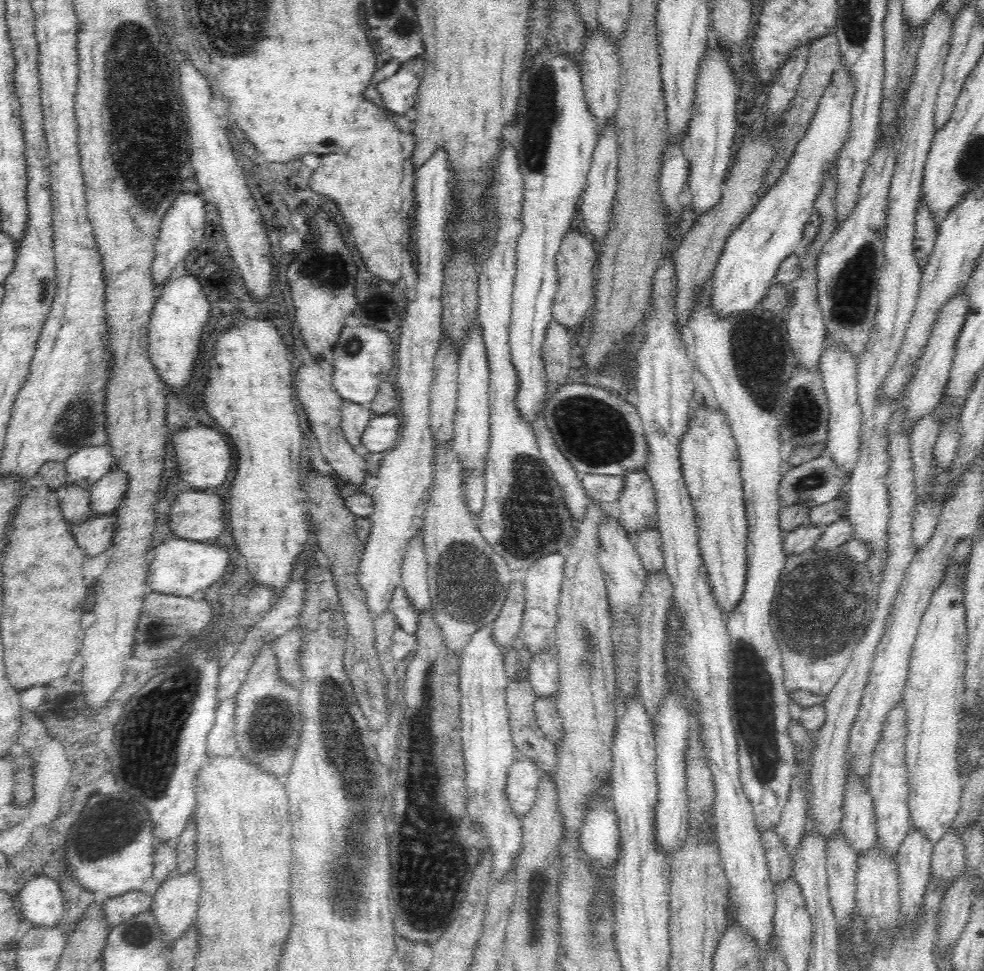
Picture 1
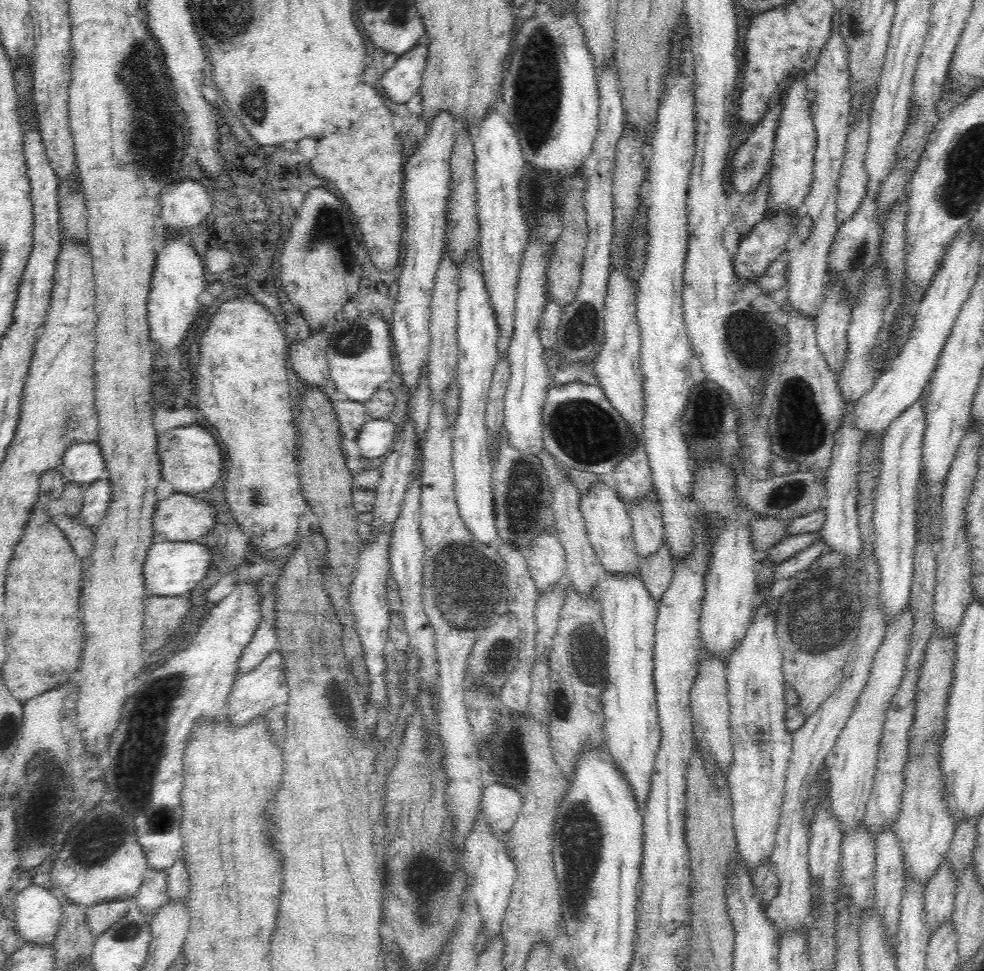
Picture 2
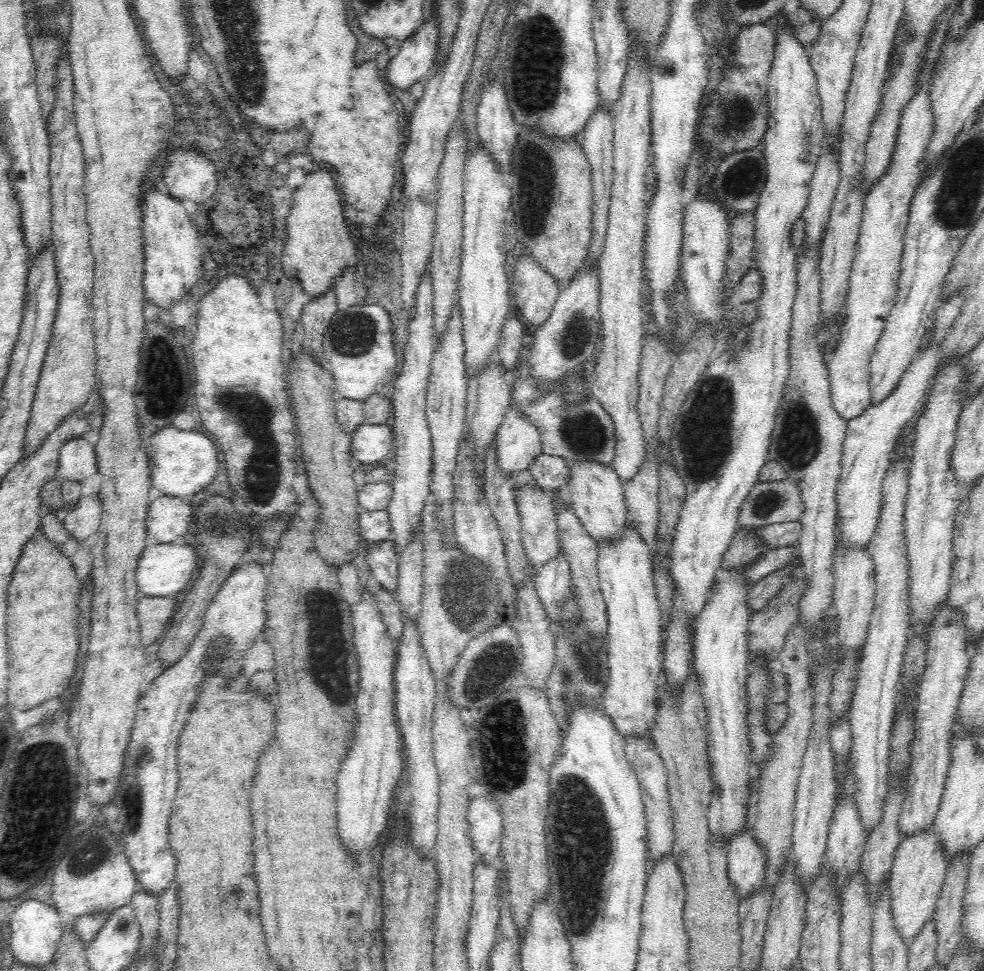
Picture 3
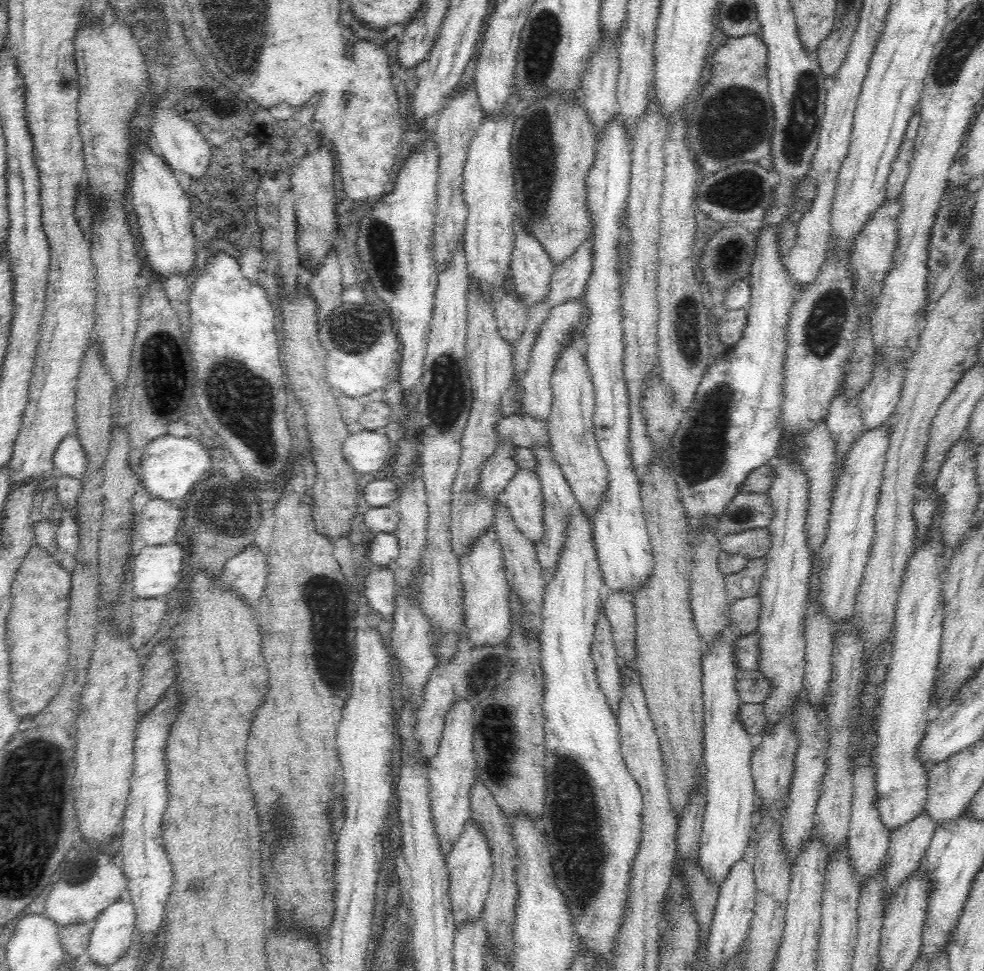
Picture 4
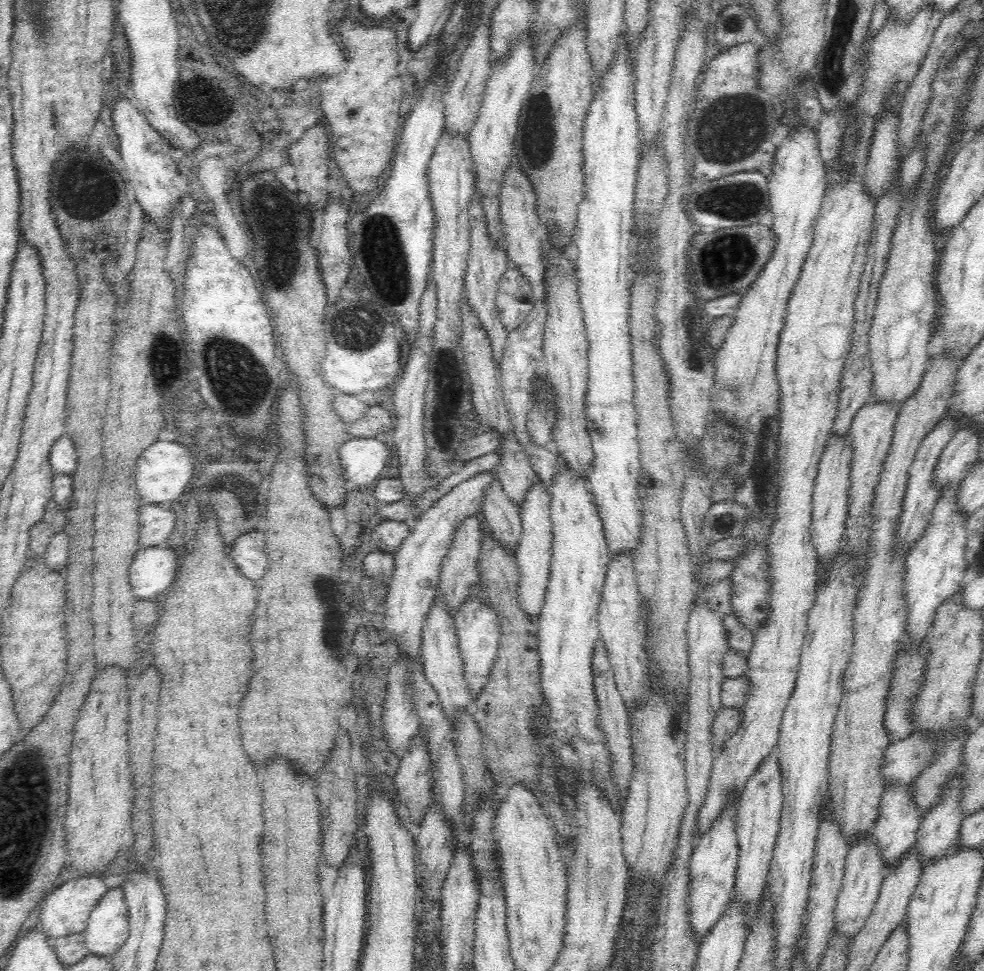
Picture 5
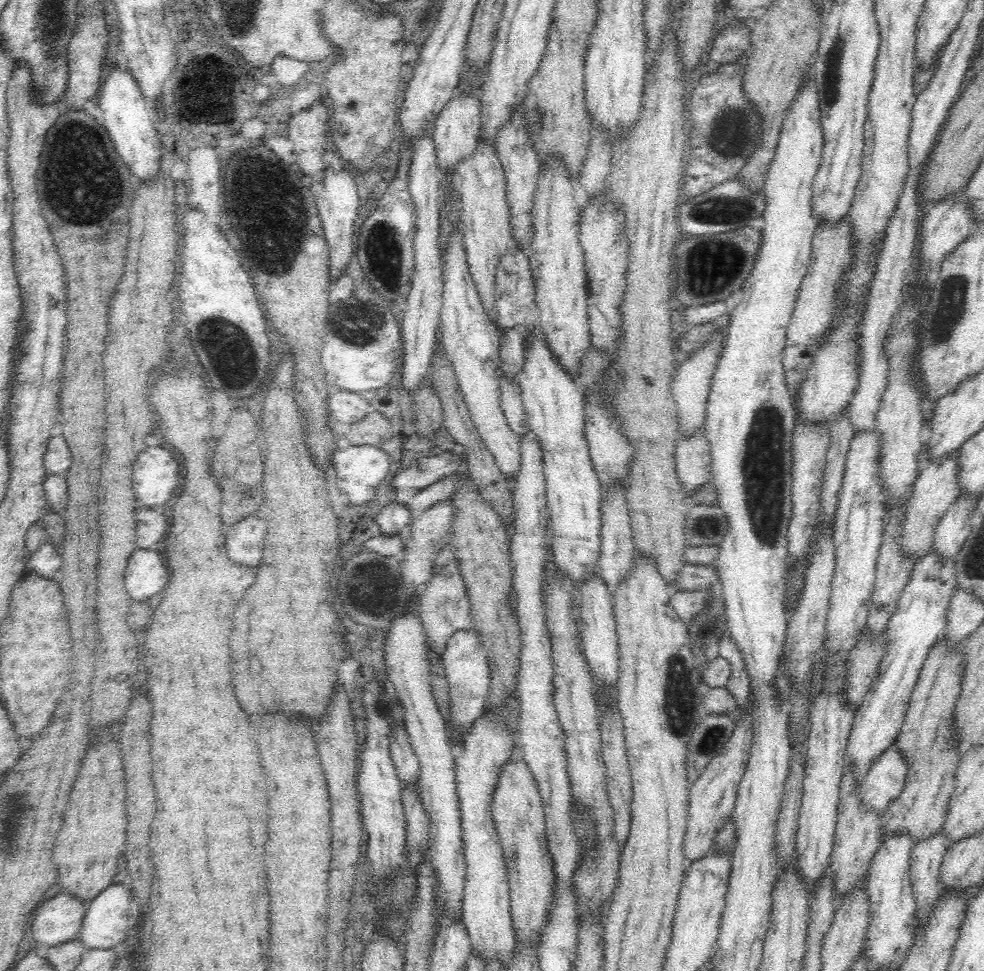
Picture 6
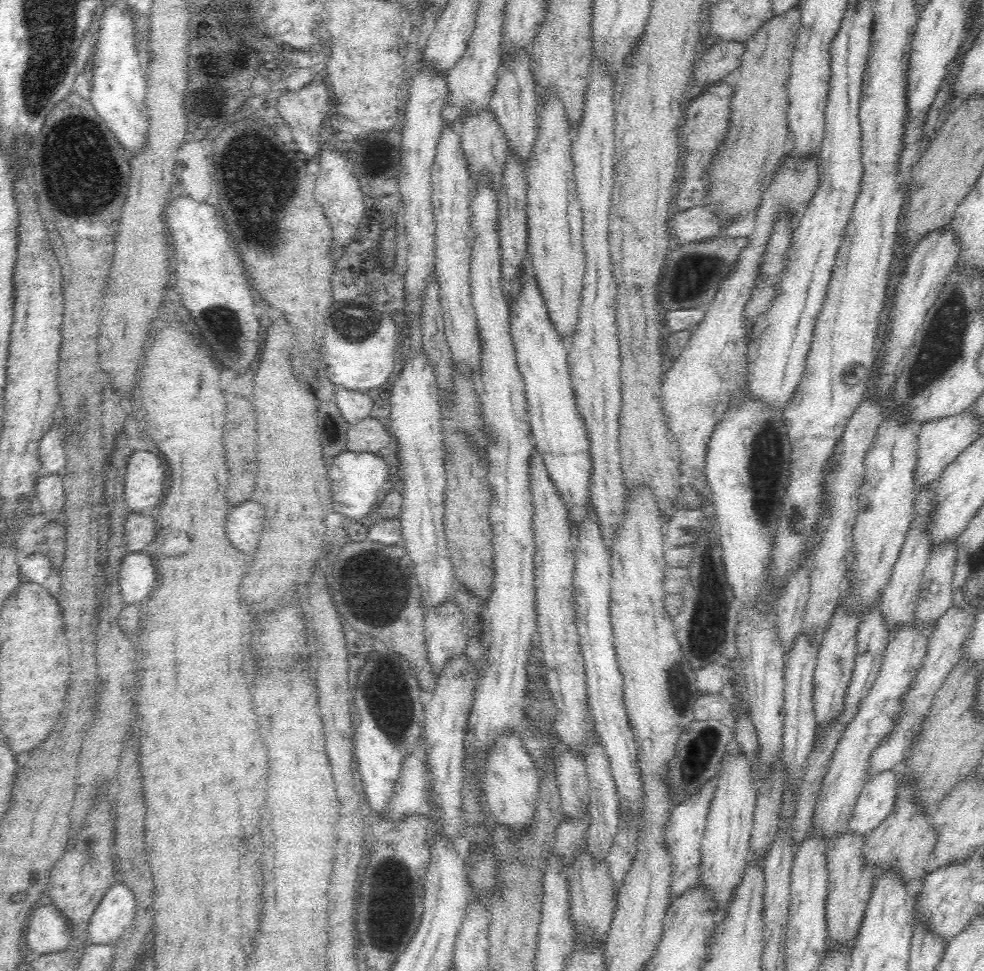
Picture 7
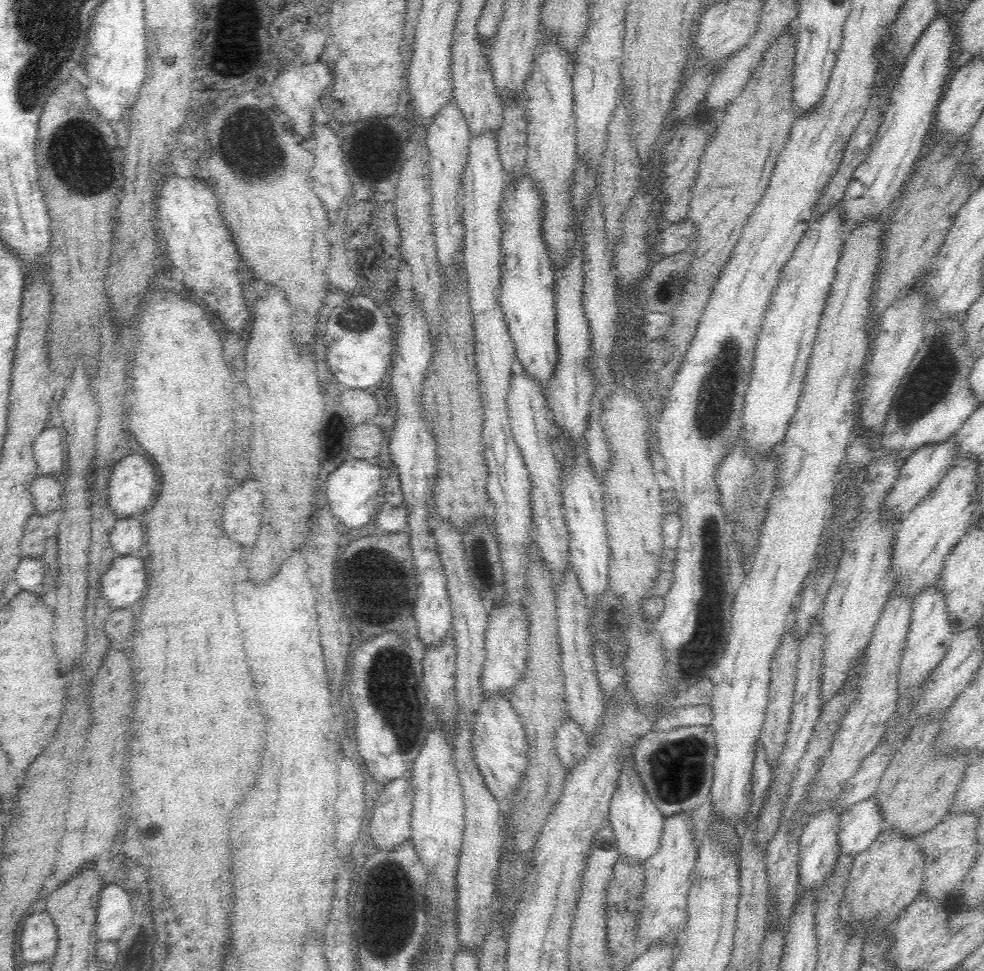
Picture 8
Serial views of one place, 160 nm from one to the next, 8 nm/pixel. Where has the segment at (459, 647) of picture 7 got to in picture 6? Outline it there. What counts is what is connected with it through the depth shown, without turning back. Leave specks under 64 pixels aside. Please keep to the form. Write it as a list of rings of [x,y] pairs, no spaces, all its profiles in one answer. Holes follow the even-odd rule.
[[[455,560],[448,562],[441,568],[441,573],[428,580],[424,594],[420,600],[420,619],[424,634],[426,634],[426,646],[430,651],[434,651],[438,656],[445,653],[448,641],[452,635],[464,629],[472,629],[472,619],[470,616],[470,605],[466,597],[466,587],[460,577],[458,564]]]

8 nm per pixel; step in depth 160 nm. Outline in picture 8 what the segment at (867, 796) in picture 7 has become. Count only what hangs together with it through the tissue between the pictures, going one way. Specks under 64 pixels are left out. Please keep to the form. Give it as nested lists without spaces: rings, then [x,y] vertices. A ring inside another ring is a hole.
[[[876,799],[858,802],[839,817],[838,832],[836,832],[840,847],[839,855],[858,856],[868,850],[881,833],[882,817],[878,813]]]

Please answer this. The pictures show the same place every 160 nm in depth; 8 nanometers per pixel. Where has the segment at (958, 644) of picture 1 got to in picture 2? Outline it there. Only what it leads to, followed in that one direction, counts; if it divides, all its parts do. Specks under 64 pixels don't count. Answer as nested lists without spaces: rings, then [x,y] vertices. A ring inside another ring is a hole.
[[[933,631],[920,669],[917,684],[916,714],[909,734],[909,759],[905,766],[905,787],[902,795],[902,810],[895,829],[904,865],[904,882],[912,881],[923,892],[933,874],[947,860],[956,825],[944,805],[944,785],[940,764],[941,741],[943,738],[946,704],[950,695],[954,668],[955,640],[944,639]]]

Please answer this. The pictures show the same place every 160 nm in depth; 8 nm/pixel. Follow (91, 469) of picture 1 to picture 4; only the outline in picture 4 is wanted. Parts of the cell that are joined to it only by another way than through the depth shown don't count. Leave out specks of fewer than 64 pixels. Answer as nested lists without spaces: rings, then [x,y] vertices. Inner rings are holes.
[[[76,435],[66,436],[60,442],[52,462],[63,476],[81,479],[86,470],[86,459]]]

